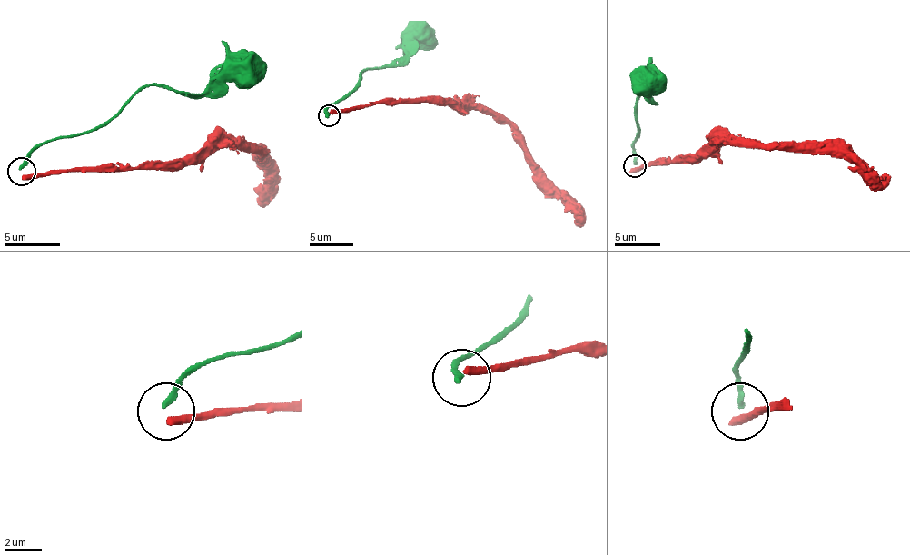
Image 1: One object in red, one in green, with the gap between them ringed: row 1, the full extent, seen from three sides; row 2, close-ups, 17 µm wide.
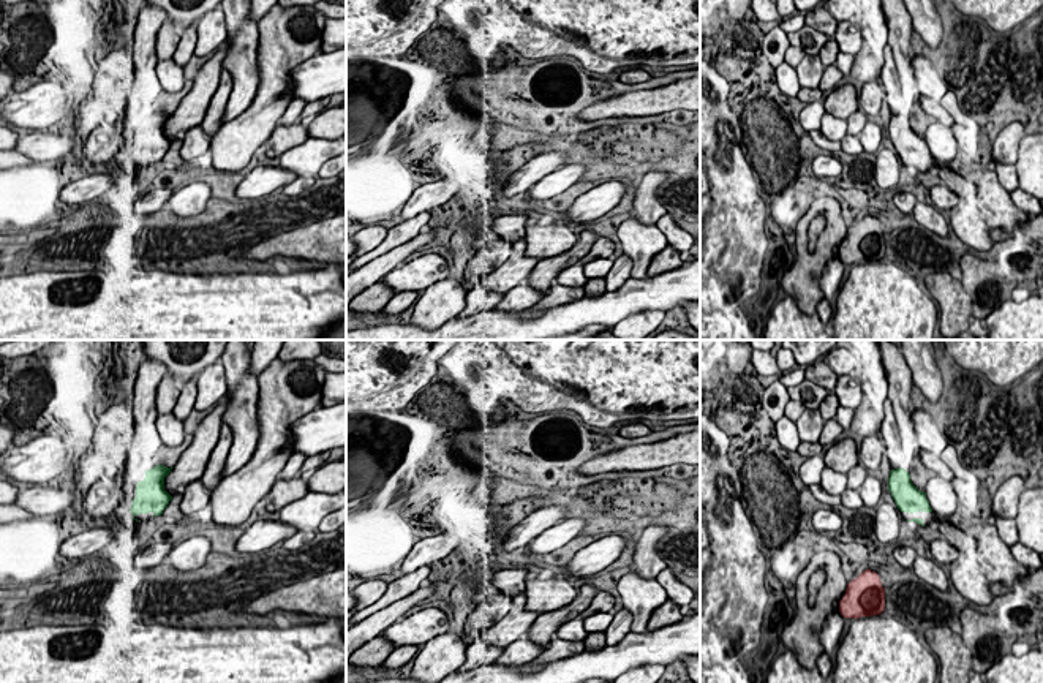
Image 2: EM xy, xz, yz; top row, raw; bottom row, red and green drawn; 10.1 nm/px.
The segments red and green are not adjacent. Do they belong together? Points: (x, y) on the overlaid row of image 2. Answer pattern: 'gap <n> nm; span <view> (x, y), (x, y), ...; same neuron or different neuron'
gap 600 nm; span yz (876, 573), (907, 520); different neuron

